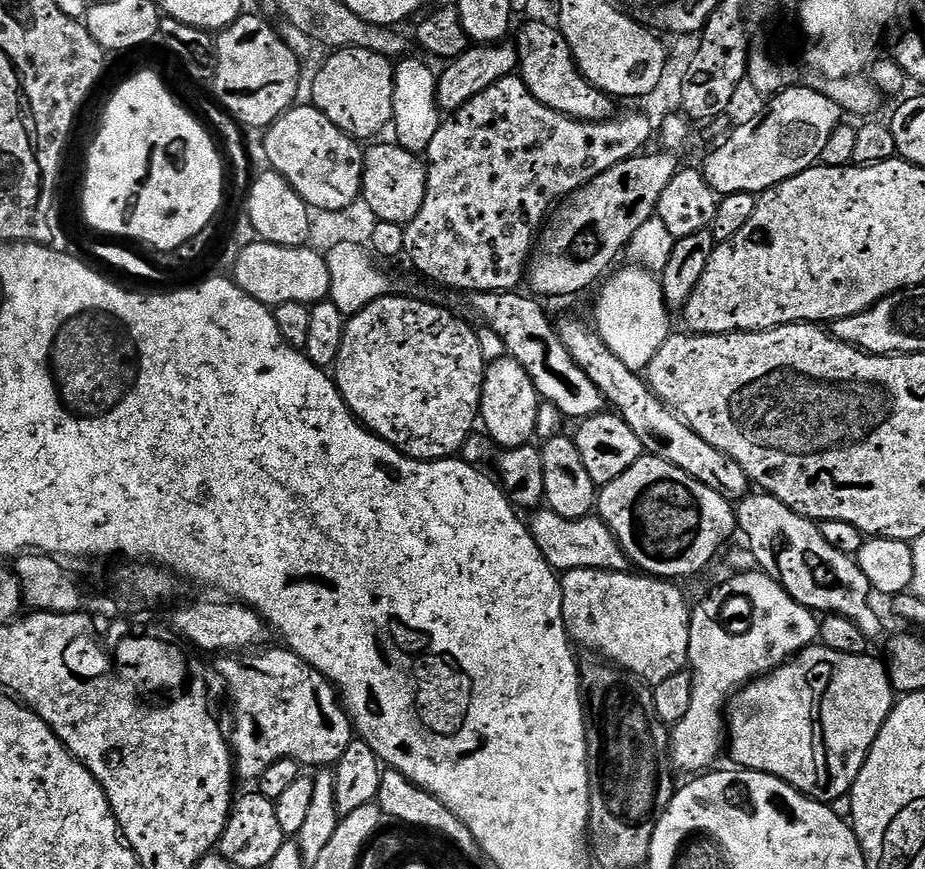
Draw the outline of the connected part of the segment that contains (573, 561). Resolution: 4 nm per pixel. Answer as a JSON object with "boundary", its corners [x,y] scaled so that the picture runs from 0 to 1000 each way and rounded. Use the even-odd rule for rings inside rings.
{"boundary":[[[588,582],[574,590],[573,611],[582,633],[586,633],[589,647],[602,659],[637,654],[652,658],[680,657],[681,646],[672,628],[666,623],[665,614],[656,603],[643,593],[637,591],[629,598],[608,596],[596,585]],[[576,593],[576,594],[575,594]]]}

